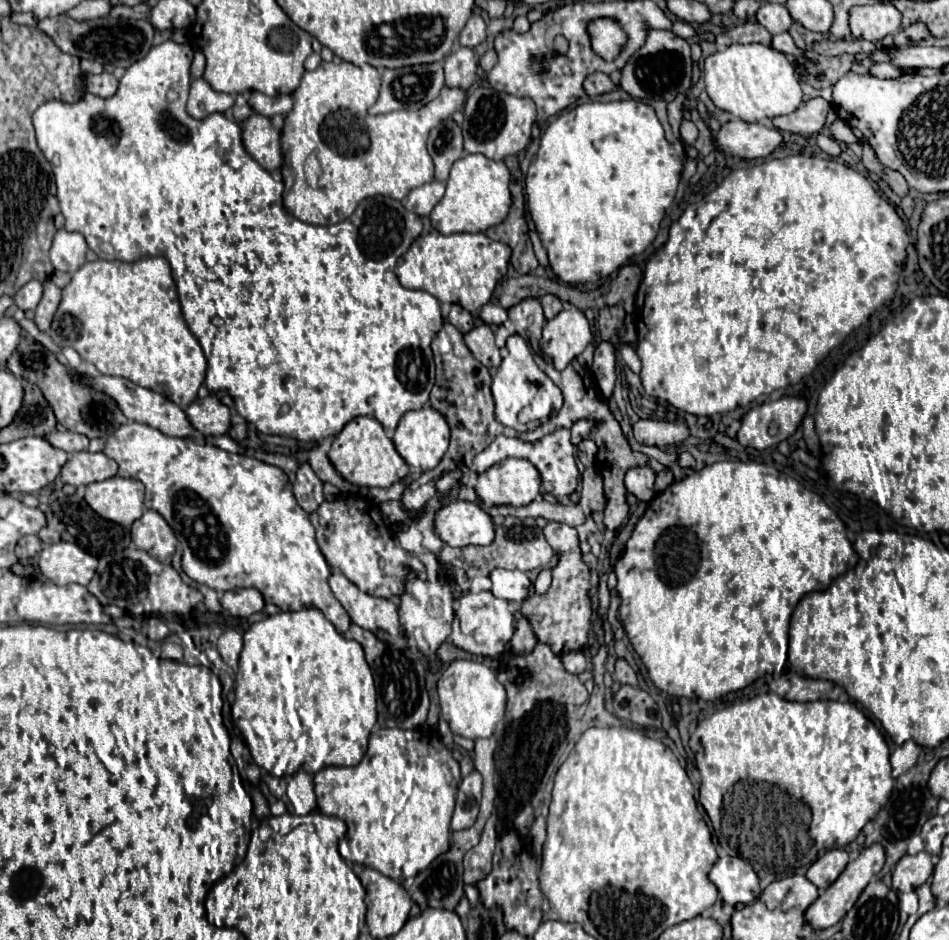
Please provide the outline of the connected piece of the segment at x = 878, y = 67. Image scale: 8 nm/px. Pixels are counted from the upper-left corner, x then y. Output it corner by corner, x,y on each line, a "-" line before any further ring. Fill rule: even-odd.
874,64
870,68
870,72
876,76
876,78
898,78
902,72
894,66
894,64

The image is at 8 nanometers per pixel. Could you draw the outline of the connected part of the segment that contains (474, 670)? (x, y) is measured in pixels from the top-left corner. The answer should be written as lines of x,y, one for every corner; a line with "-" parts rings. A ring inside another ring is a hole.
456,660
452,662
437,683
440,698
440,714
448,722
450,730
464,738
490,738
496,724
504,718
506,690
497,678
497,672
486,662

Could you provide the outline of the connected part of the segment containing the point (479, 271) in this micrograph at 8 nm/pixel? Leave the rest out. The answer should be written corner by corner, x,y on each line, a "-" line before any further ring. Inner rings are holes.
432,230
426,236
420,236
420,238
414,240
414,244
408,248
408,252
398,258
394,272
396,272
396,276
398,276
398,280
400,280
400,284
404,288
430,292
440,302
460,304
464,310
474,314
492,298
492,292
494,292
498,280
506,274
508,264
510,264
510,252
512,252
510,246
506,246
502,242
496,242
496,240
490,240
482,232
478,232
478,234
450,234
450,236
444,236
444,234
436,232
436,230

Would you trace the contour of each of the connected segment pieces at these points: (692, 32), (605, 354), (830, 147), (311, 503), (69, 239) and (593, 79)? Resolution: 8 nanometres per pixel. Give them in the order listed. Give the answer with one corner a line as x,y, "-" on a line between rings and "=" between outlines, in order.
682,20
674,22
672,32
674,32
676,36
680,36
680,38
692,38
692,36
696,36
696,28
694,28
692,24
688,24
688,22
682,22
=
602,340
596,346
594,364
590,370
596,378
596,384
600,388
602,398
610,400
612,392
614,392
614,382
616,382
616,346
612,342
=
824,133
818,134
817,145
822,151
833,157
840,155
842,152
838,141
=
302,464
298,468
292,492
294,492
296,500
298,500
298,504
310,514
324,502
322,480
314,474
314,470
308,464
=
60,228
52,240
50,260
56,270
74,274
86,262
86,240
80,232
68,232
=
594,72
590,76
586,76
584,80
584,92
588,96
598,96
598,94
604,94
604,92
610,92
614,90
616,86
612,84
612,80
608,78
608,74
602,74
602,72

